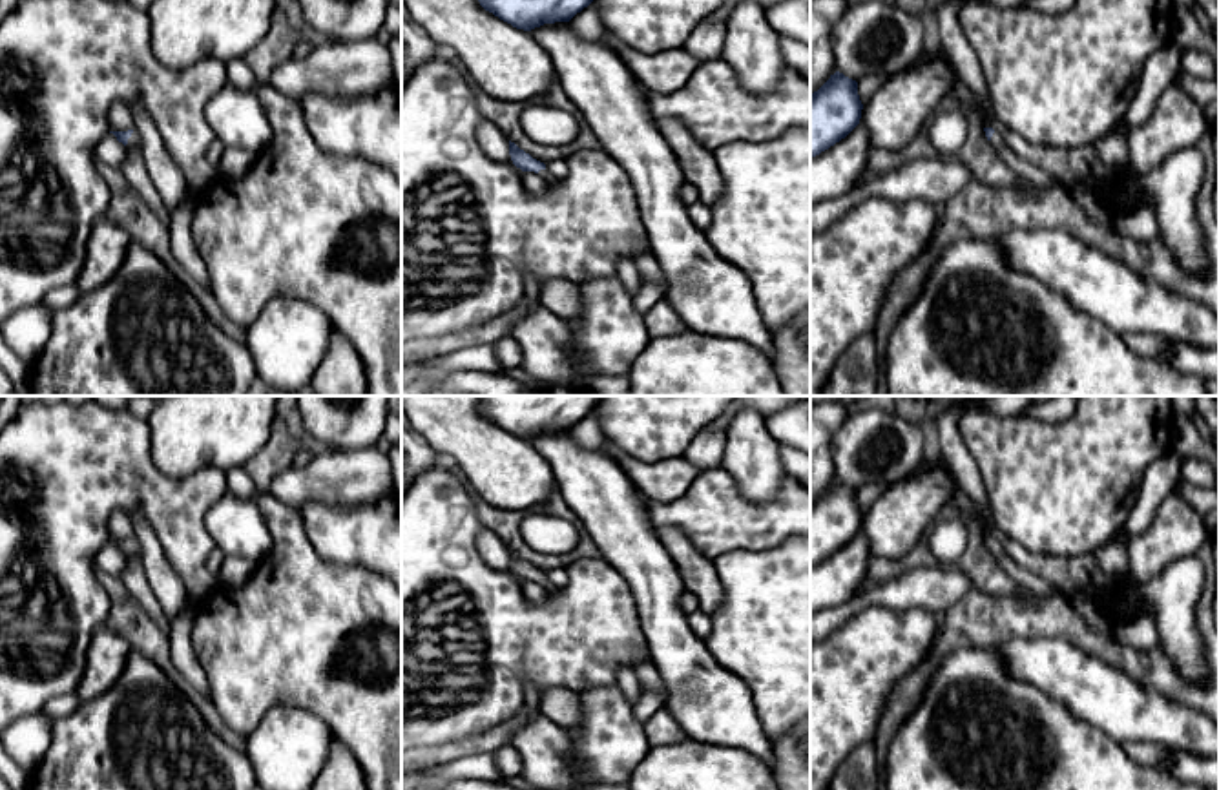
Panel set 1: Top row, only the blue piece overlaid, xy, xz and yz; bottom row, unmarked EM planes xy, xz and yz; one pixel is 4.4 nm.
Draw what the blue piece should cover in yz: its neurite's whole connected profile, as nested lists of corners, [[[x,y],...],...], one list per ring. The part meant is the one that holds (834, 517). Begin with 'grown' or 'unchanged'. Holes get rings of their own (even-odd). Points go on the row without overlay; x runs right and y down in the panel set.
unchanged; [[[836,480],[810,504],[810,566],[845,547],[861,527],[858,491]]]

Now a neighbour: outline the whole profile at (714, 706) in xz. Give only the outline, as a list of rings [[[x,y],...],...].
[[[569,431],[529,440],[547,460],[568,507],[582,520],[602,558],[624,578],[666,684],[664,708],[686,732],[712,746],[746,750],[770,770],[774,750],[750,688],[721,668],[690,628],[679,597],[679,571],[657,538],[644,496],[604,449],[584,449]]]

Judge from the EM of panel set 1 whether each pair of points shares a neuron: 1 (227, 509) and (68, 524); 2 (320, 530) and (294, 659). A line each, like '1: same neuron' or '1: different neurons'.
1: different neurons
2: different neurons

